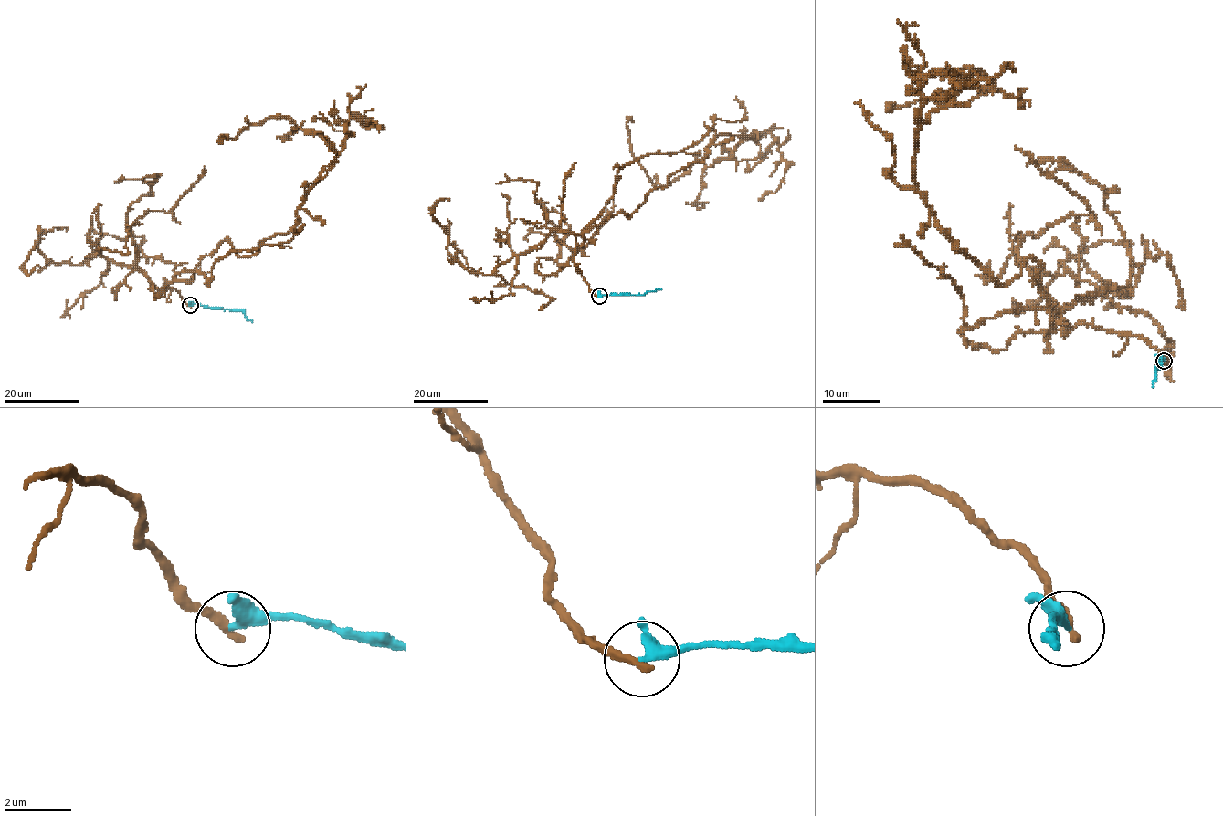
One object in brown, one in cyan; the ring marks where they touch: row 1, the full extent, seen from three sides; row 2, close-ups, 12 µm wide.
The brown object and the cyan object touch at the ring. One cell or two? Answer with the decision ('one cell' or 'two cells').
two cells

